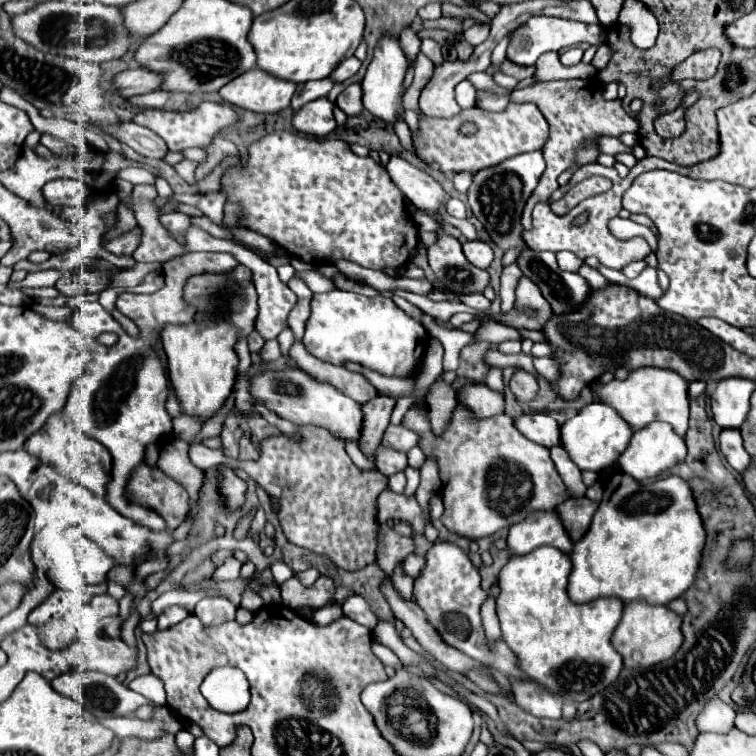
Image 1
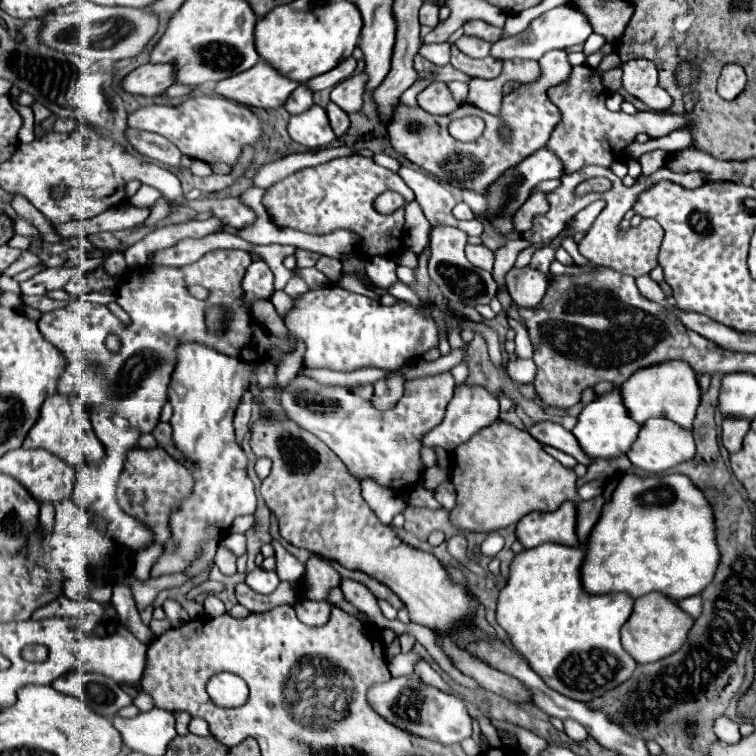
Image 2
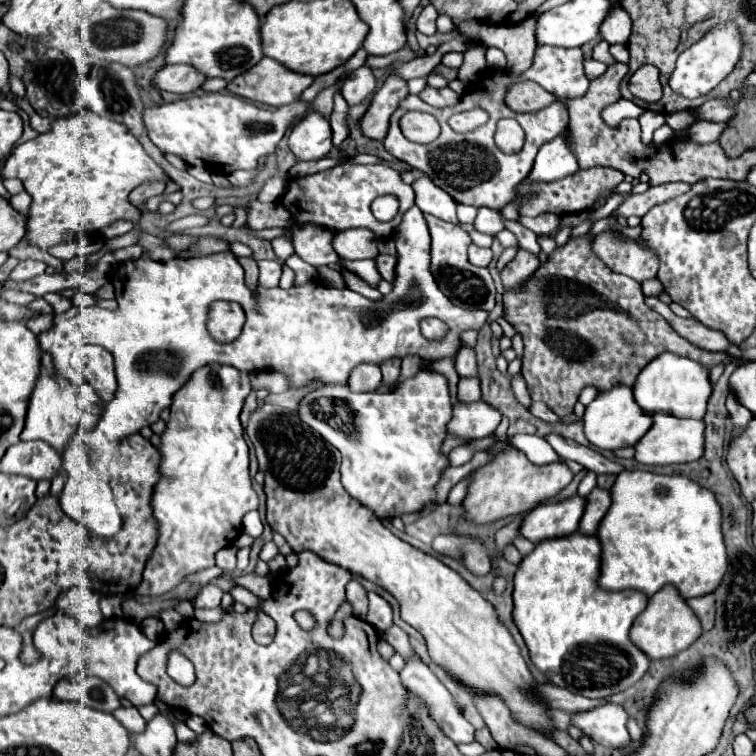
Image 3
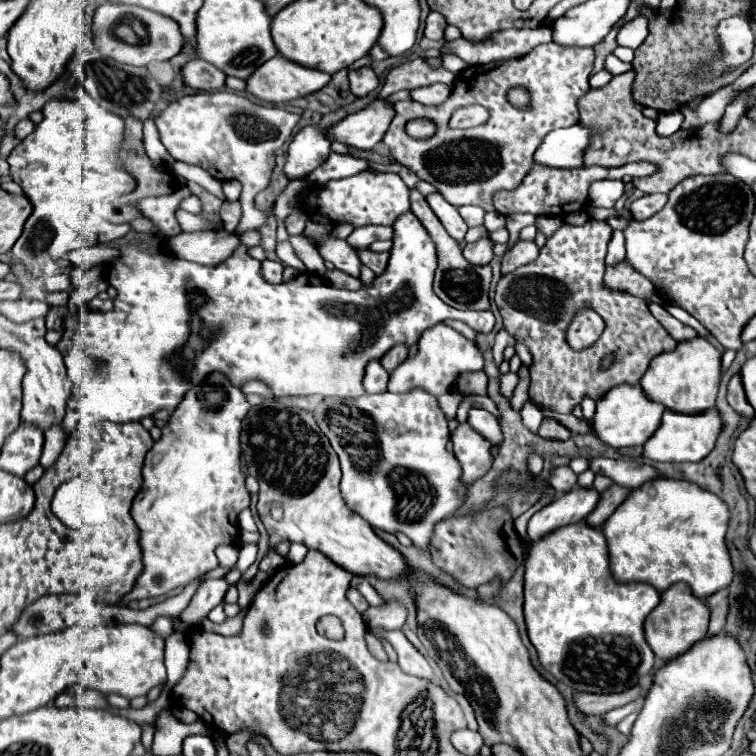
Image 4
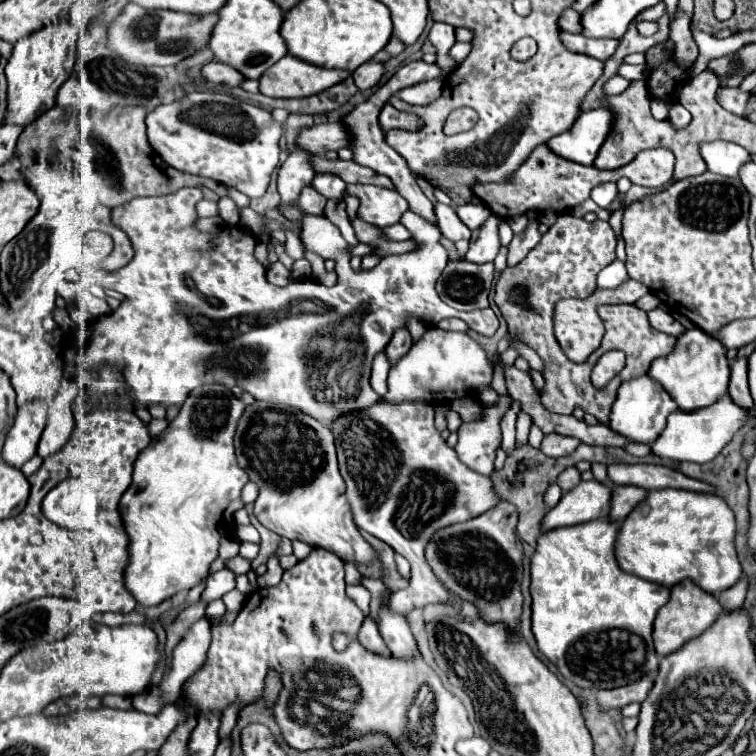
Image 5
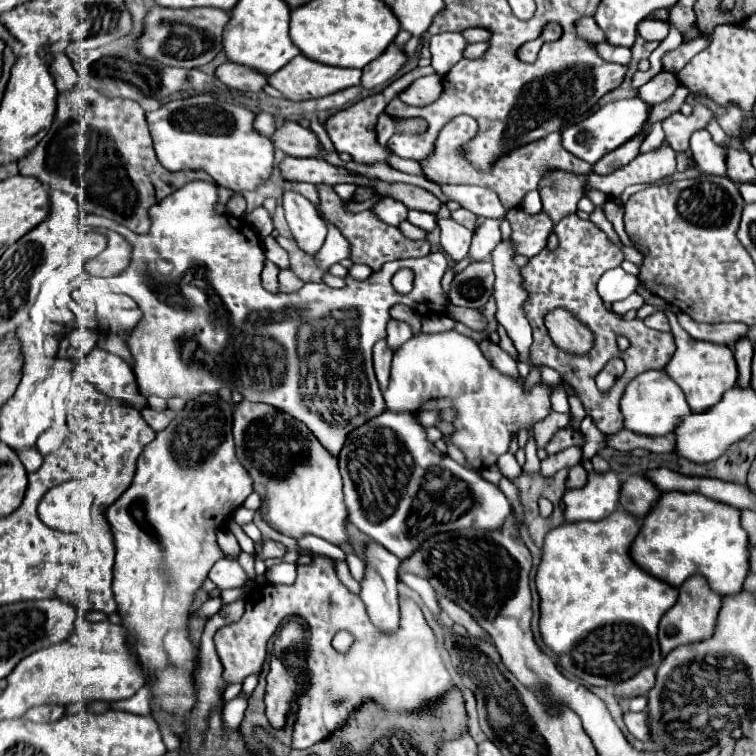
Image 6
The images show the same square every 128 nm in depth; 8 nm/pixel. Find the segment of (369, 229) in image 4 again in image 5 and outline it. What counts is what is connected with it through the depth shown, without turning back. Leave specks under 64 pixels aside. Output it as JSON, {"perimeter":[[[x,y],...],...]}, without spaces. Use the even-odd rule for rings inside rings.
{"perimeter":[[[392,224],[392,228],[384,228],[384,234],[390,240],[410,240],[410,236],[412,236],[402,224]]]}

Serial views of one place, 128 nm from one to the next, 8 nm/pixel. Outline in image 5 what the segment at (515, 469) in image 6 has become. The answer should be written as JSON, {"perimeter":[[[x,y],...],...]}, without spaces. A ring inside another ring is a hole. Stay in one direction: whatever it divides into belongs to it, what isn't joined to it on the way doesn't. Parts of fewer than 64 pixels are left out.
{"perimeter":[[[513,401],[510,409],[504,414],[500,426],[502,426],[502,443],[501,446],[506,452],[510,454],[516,444],[516,419],[517,414],[521,411],[521,405],[518,401]]]}

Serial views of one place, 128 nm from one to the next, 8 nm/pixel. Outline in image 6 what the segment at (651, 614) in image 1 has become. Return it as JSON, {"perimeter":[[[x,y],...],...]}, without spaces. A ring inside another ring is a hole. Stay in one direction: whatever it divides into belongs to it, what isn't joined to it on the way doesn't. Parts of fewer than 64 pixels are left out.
{"perimeter":[[[692,576],[688,578],[682,586],[680,586],[680,600],[676,602],[676,608],[670,608],[664,614],[664,620],[660,620],[660,648],[662,648],[662,656],[666,656],[670,650],[674,650],[676,646],[682,644],[692,644],[692,642],[700,642],[706,640],[714,634],[714,626],[716,626],[716,618],[718,618],[718,610],[722,606],[722,596],[716,594],[704,576]]]}

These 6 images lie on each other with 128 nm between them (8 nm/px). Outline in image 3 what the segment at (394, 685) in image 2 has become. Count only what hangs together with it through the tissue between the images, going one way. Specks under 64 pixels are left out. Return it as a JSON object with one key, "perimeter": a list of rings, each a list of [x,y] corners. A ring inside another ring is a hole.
{"perimeter":[[[418,656],[406,660],[406,666],[402,668],[402,680],[412,694],[428,702],[432,718],[440,724],[446,736],[450,736],[456,744],[474,742],[474,726],[460,714],[446,686]]]}

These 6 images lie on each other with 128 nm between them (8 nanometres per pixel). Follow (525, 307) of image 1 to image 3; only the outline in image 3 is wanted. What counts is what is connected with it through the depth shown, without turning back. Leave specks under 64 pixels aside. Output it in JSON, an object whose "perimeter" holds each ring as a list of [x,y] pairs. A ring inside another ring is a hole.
{"perimeter":[[[520,248],[516,258],[512,262],[506,264],[506,268],[500,272],[502,276],[502,282],[504,282],[504,288],[506,290],[512,290],[512,288],[518,288],[524,280],[528,280],[528,276],[532,276],[532,272],[540,266],[540,260],[538,256],[534,256],[532,252]]]}

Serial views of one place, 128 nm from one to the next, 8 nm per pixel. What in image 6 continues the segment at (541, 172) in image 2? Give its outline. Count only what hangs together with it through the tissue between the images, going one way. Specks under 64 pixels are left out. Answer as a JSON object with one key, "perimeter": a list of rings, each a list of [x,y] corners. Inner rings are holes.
{"perimeter":[[[634,96],[634,98],[626,98],[626,100],[618,100],[618,102],[610,102],[606,106],[602,106],[596,114],[592,114],[590,118],[568,126],[562,132],[562,144],[568,152],[572,152],[574,156],[586,160],[588,164],[598,162],[602,156],[606,156],[608,152],[616,150],[618,146],[622,146],[624,142],[628,142],[630,138],[638,136],[642,132],[642,126],[646,124],[648,116],[650,116],[650,104],[646,104],[642,98]]]}

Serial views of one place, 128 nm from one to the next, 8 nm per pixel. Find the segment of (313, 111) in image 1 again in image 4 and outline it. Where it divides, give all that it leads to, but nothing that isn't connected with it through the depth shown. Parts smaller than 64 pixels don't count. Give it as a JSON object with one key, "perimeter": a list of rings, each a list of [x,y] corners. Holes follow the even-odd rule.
{"perimeter":[[[316,126],[302,128],[288,146],[284,174],[288,180],[302,178],[318,168],[330,154],[330,142]]]}

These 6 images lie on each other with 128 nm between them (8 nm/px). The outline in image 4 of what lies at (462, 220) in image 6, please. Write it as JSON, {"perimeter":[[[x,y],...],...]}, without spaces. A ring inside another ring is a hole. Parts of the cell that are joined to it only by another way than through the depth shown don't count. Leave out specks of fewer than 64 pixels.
{"perimeter":[[[460,206],[458,208],[460,216],[464,218],[464,222],[468,226],[482,226],[482,220],[484,220],[484,210],[478,208],[478,206]]]}

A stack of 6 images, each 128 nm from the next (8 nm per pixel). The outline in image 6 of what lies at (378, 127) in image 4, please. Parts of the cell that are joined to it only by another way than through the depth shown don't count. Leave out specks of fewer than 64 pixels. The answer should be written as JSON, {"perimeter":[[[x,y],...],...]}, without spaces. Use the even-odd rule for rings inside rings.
{"perimeter":[[[284,120],[284,124],[276,128],[276,132],[272,134],[270,140],[278,150],[282,150],[288,156],[312,158],[312,156],[320,154],[316,136],[296,122]]]}

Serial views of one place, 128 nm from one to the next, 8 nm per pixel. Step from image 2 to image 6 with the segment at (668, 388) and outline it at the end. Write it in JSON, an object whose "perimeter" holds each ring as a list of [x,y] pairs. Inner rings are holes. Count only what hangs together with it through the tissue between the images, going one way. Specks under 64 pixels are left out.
{"perimeter":[[[666,310],[665,314],[668,320],[670,320],[672,334],[674,334],[676,346],[678,346],[674,356],[672,356],[672,360],[666,364],[666,372],[684,390],[686,400],[688,400],[692,412],[706,412],[708,408],[718,404],[722,394],[726,390],[730,390],[736,384],[736,380],[738,380],[738,366],[736,366],[736,360],[734,360],[734,352],[728,346],[724,346],[724,344],[692,340],[682,330],[682,326],[678,324],[674,312]]]}

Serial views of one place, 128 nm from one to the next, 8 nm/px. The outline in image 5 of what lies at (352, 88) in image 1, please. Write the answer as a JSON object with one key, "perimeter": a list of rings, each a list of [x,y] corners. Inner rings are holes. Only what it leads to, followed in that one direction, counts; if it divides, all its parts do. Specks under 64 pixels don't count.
{"perimeter":[[[370,60],[368,64],[362,64],[358,70],[354,70],[352,78],[356,82],[356,86],[360,90],[368,90],[368,88],[374,88],[380,78],[384,76],[384,64],[382,62],[376,62],[376,60]]]}

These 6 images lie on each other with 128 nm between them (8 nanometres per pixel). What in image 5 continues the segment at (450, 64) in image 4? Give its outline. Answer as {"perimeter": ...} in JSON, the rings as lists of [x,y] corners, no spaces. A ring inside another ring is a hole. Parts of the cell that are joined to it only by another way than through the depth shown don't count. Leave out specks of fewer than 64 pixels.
{"perimeter":[[[456,42],[456,44],[452,46],[452,58],[460,64],[460,62],[466,60],[466,56],[470,54],[470,50],[472,50],[470,44],[466,44],[466,42]]]}

